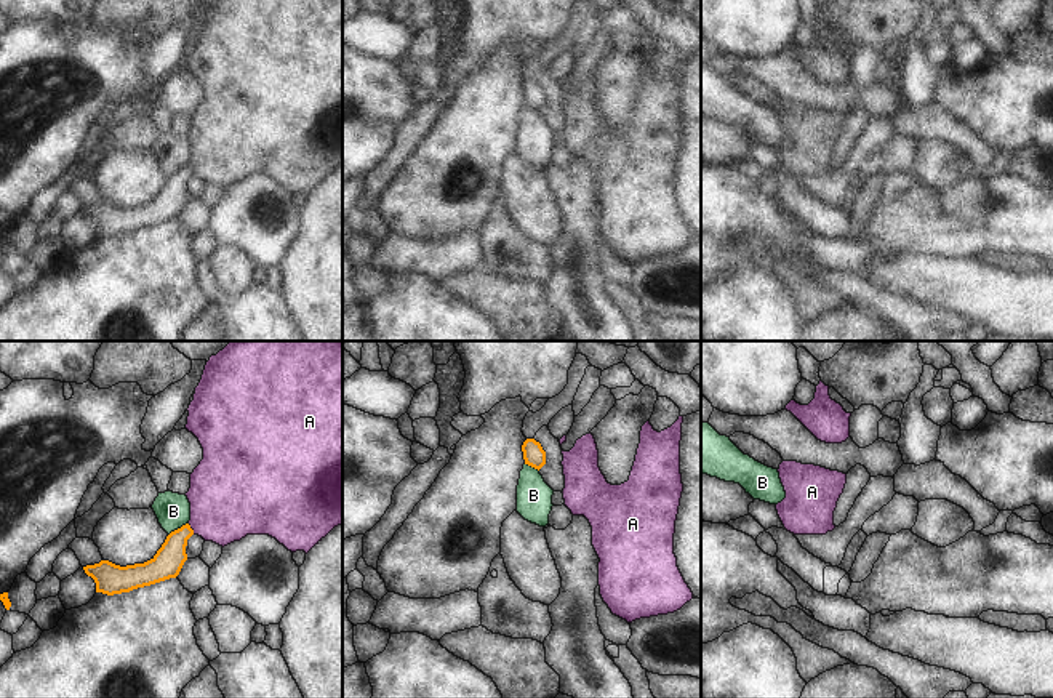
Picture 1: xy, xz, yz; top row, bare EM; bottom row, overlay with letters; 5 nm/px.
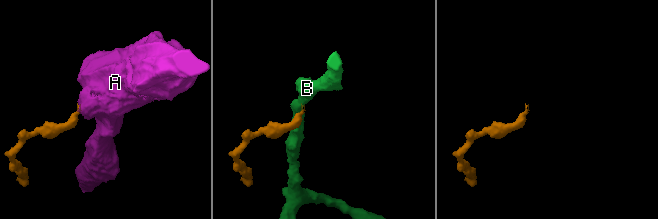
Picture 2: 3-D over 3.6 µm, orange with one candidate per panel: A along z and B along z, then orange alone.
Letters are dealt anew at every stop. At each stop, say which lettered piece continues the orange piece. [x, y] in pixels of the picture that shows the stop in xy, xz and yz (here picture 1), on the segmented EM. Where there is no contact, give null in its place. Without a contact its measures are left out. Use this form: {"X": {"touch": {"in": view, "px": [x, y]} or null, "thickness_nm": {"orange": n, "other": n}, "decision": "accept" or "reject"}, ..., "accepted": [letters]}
{"A": {"touch": {"in": "xy", "px": [191, 529]}, "thickness_nm": {"orange": 150, "other": 400}, "decision": "reject"}, "B": {"touch": {"in": "xy", "px": [178, 529]}, "thickness_nm": {"orange": 150, "other": 170}, "decision": "reject"}, "accepted": []}

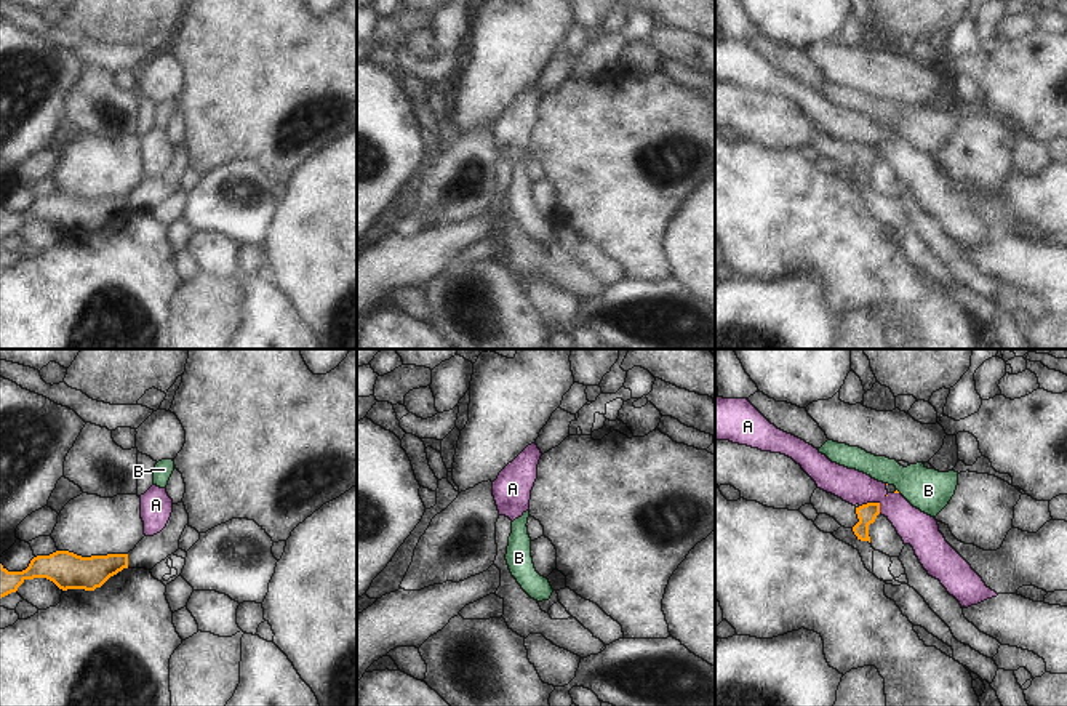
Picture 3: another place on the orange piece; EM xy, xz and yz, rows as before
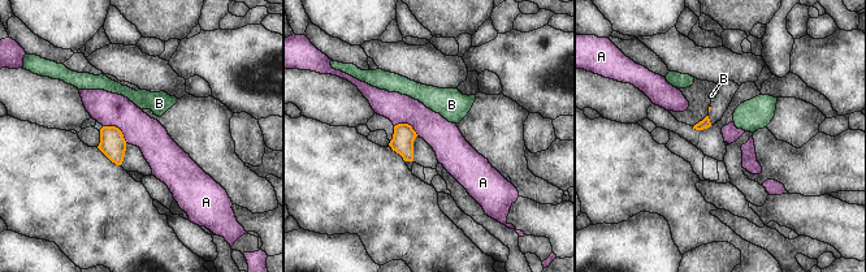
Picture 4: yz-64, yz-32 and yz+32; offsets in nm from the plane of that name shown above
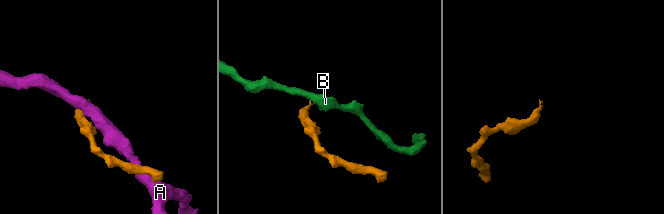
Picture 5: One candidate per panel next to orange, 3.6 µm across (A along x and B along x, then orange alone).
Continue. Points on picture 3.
{"A": {"touch": {"in": "yz", "px": [874, 503]}, "thickness_nm": {"orange": 100, "other": 170}, "decision": "reject"}, "B": {"touch": null, "decision": "reject"}, "accepted": []}

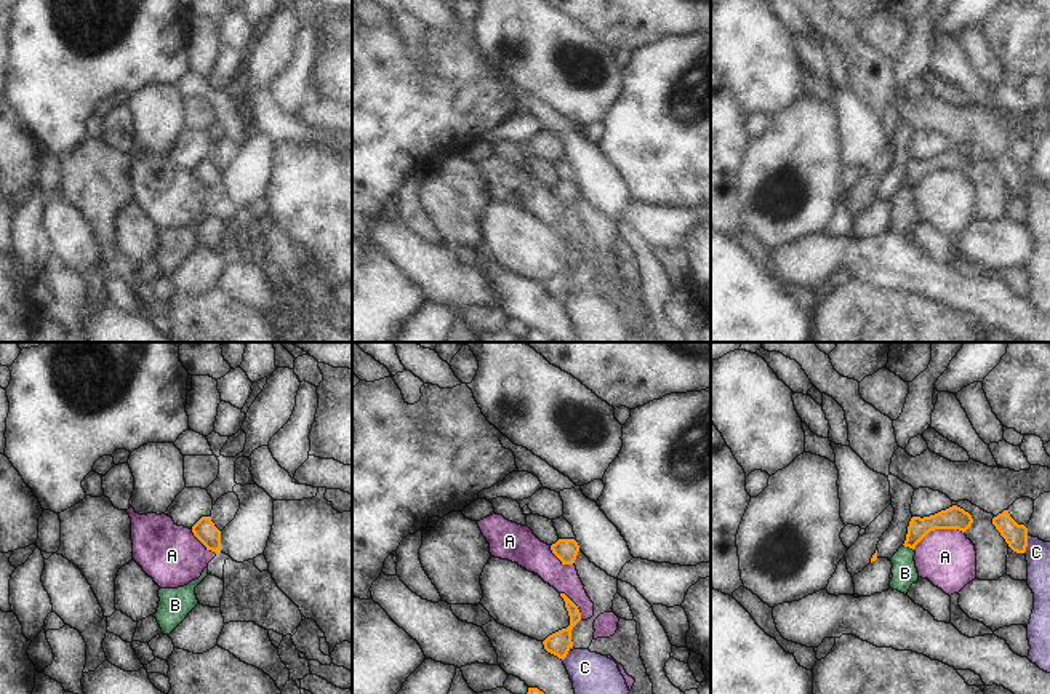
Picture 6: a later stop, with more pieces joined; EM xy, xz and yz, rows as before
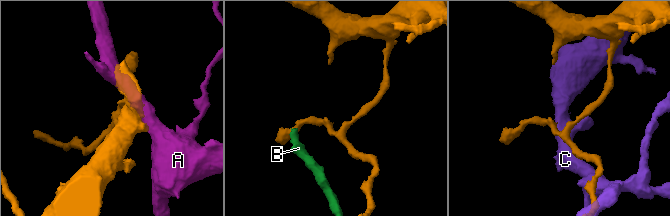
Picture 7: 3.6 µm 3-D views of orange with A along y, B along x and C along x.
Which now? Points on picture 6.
{"A": {"touch": {"in": "yz", "px": [938, 528]}, "thickness_nm": {"orange": 120, "other": 280}, "decision": "reject"}, "B": {"touch": {"in": "yz", "px": [908, 546]}, "thickness_nm": {"orange": 110, "other": 130}, "decision": "reject"}, "C": {"touch": {"in": "yz", "px": [1026, 544]}, "thickness_nm": {"orange": 120, "other": 130}, "decision": "reject"}, "accepted": []}

